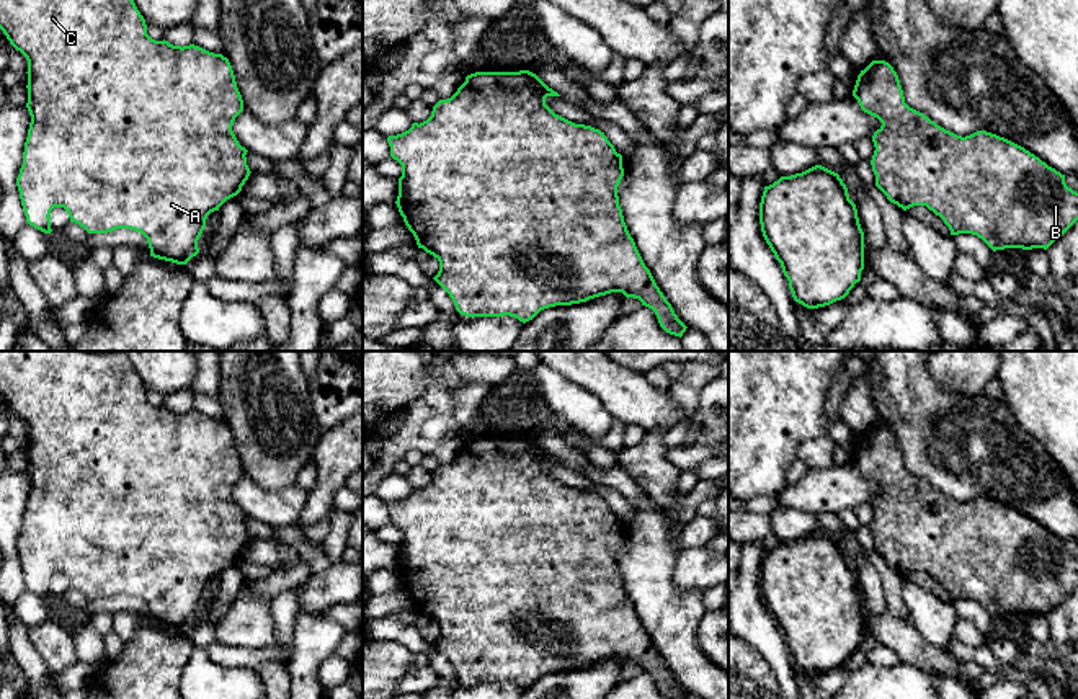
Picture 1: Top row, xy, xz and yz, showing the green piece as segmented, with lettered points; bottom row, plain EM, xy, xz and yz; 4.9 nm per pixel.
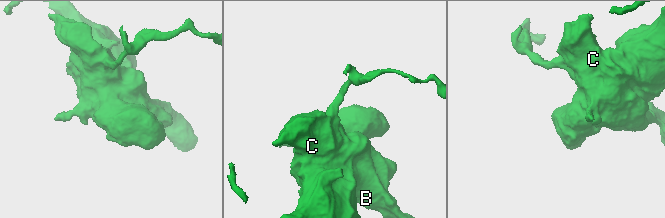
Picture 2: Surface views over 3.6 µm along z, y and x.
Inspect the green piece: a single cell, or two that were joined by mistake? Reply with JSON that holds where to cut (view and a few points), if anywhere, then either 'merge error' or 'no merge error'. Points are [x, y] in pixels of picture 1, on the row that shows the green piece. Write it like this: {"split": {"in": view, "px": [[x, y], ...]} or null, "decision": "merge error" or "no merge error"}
{"split": null, "decision": "no merge error"}

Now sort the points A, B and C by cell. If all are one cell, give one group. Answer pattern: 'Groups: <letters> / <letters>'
Groups: A B C

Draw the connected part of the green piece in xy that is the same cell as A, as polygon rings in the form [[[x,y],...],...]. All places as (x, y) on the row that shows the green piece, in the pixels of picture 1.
[[[0,0],[0,29],[28,60],[26,108],[31,122],[24,142],[23,165],[16,178],[26,222],[44,234],[51,234],[51,211],[64,207],[70,222],[78,224],[88,234],[131,229],[147,238],[150,256],[186,265],[199,253],[198,240],[206,227],[207,216],[219,211],[227,199],[237,196],[252,173],[245,157],[248,150],[238,144],[232,131],[235,118],[243,111],[243,100],[229,59],[194,44],[181,47],[165,39],[152,39],[134,0]]]

